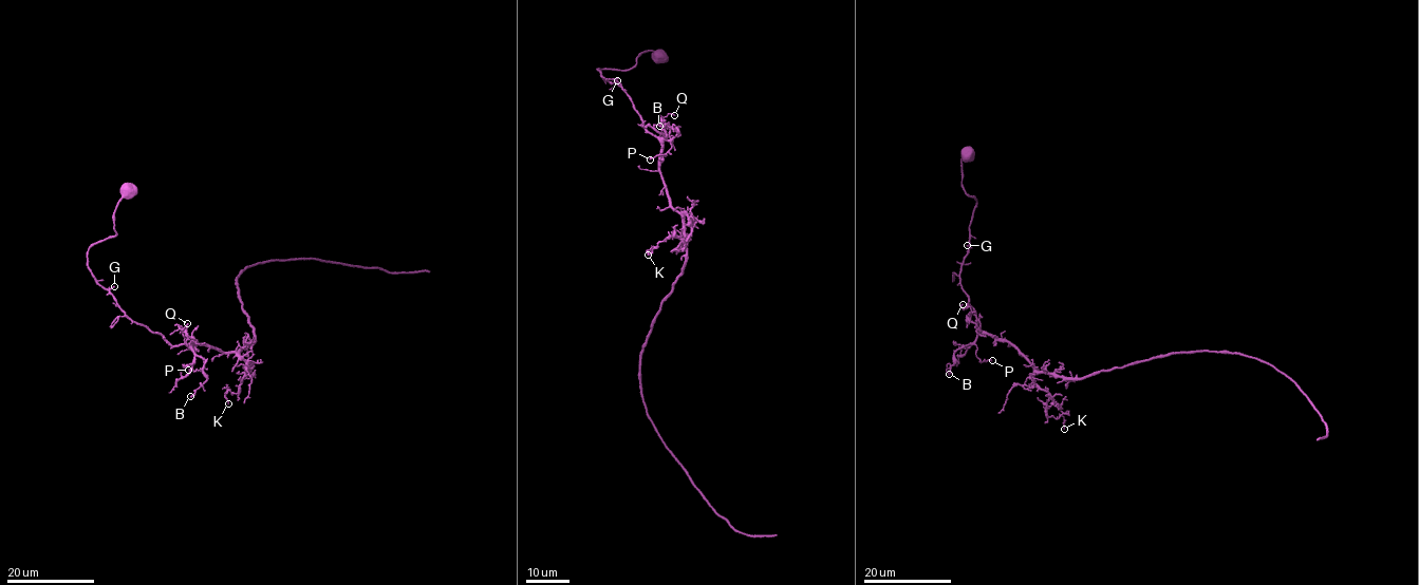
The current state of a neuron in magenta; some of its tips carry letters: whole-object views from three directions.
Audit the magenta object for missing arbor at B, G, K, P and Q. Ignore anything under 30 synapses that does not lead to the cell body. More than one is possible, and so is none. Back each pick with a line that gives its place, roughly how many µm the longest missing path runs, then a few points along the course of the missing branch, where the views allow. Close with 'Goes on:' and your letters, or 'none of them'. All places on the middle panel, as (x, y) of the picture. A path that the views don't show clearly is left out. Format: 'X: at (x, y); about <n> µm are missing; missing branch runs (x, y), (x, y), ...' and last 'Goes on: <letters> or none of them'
Goes on: none of them

